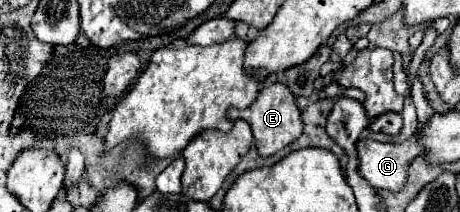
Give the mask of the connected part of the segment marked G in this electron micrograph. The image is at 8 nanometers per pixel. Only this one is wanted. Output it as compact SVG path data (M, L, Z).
M414 133L402 143L380 143L374 139L360 141L360 175L376 189L400 191L406 185L410 163L424 151L418 137L420 135Z

